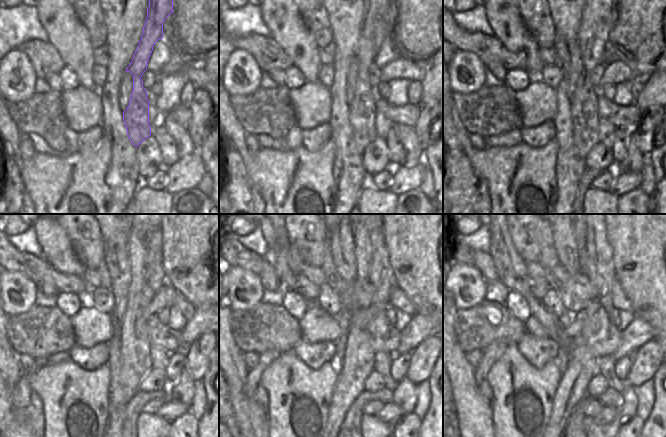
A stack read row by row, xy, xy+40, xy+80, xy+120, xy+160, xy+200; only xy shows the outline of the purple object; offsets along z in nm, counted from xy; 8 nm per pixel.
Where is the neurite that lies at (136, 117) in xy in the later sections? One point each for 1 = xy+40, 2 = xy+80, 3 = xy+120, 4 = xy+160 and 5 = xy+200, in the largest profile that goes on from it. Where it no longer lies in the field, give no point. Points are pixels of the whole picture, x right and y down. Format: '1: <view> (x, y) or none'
1: xy+40 (375, 28)
2: xy+80 (597, 18)
3: xy+120 (135, 356)
4: xy+160 (359, 359)
5: xy+200 (581, 366)

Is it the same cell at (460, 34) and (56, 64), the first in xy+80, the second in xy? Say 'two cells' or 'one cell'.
one cell

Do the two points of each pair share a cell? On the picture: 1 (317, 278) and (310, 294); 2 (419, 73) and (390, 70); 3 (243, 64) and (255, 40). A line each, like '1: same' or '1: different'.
1: different
2: same
3: different

